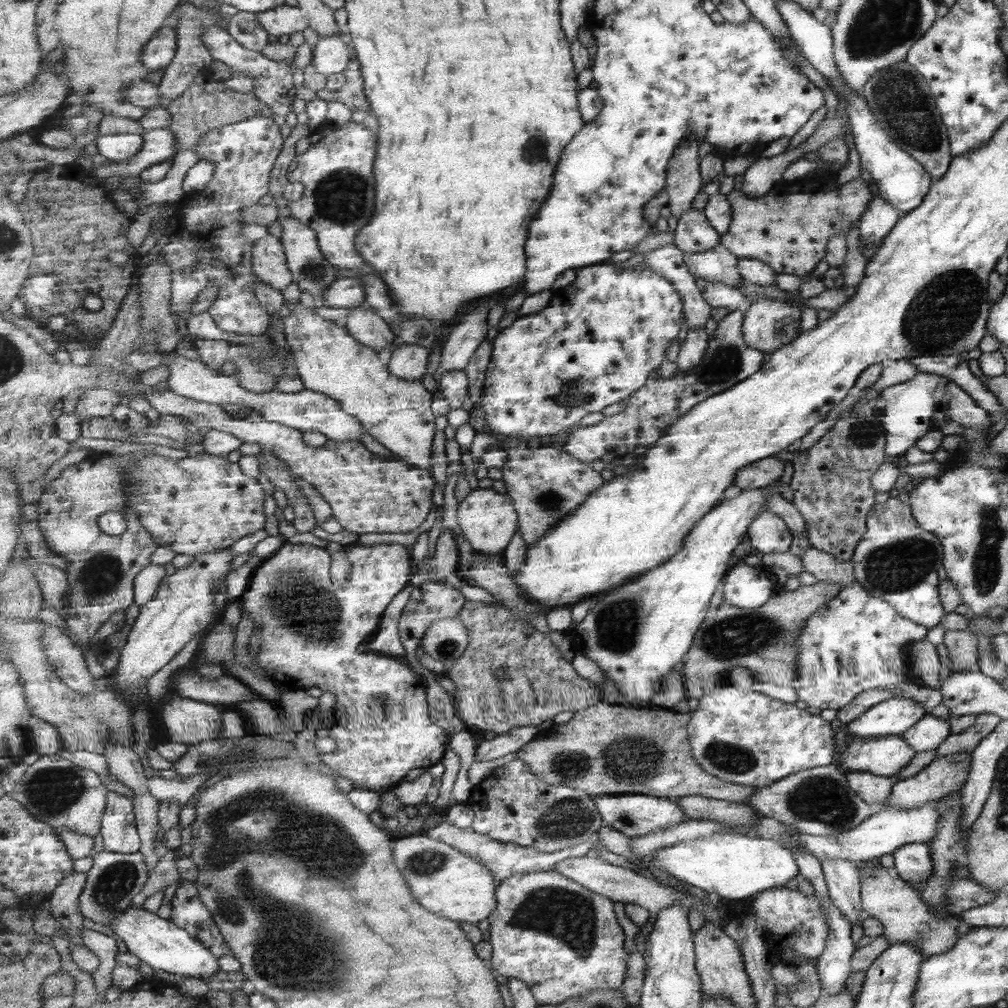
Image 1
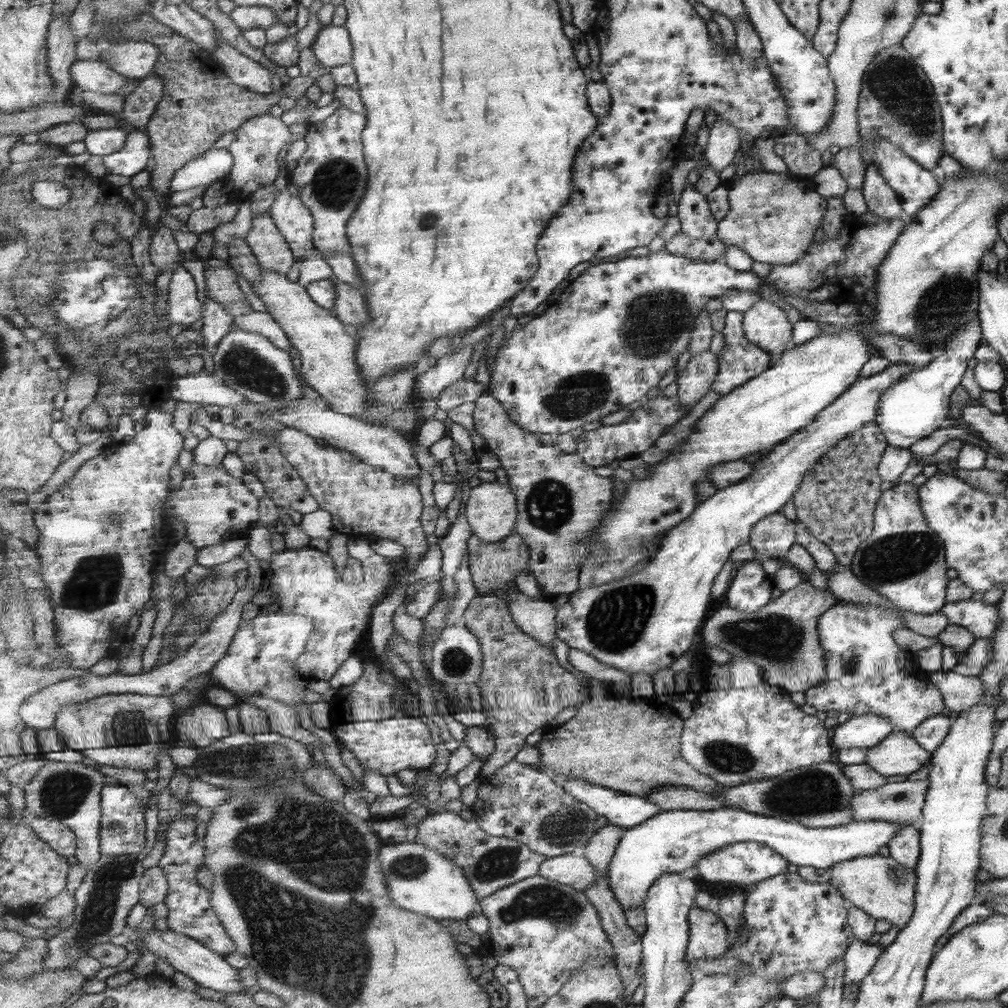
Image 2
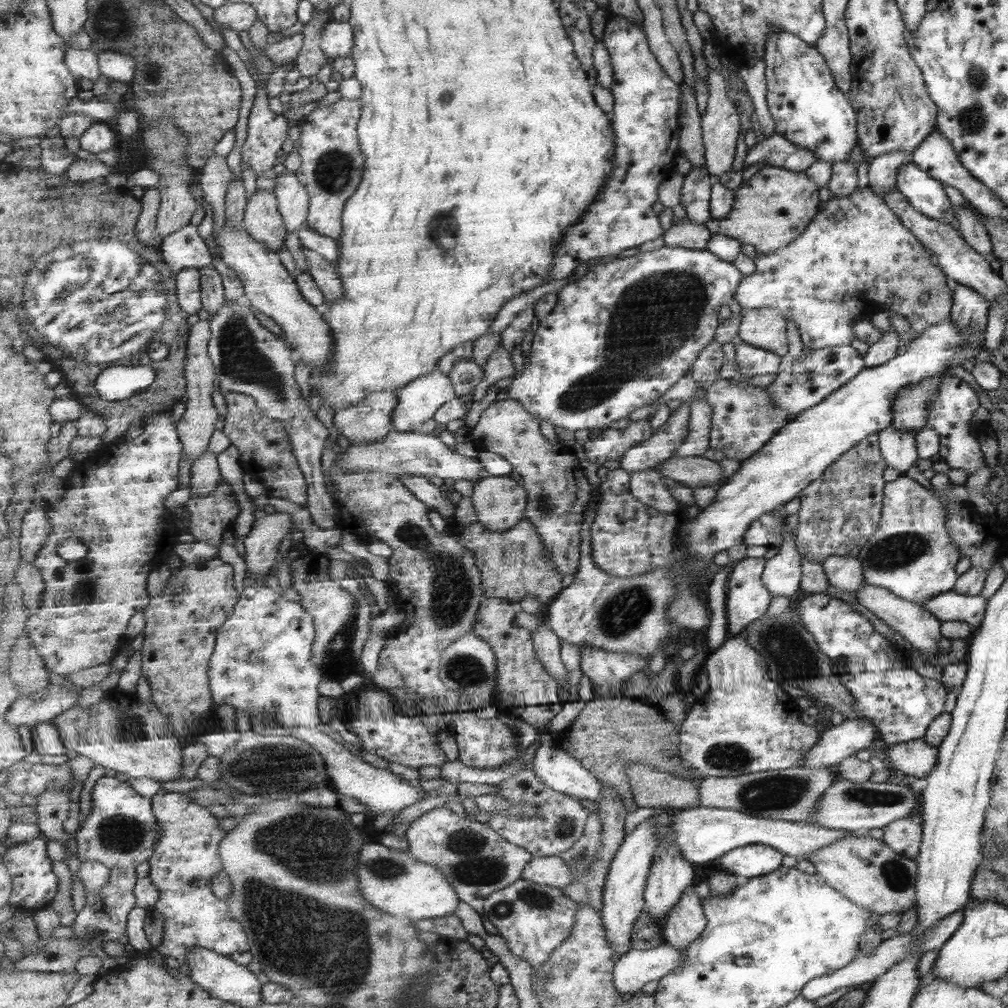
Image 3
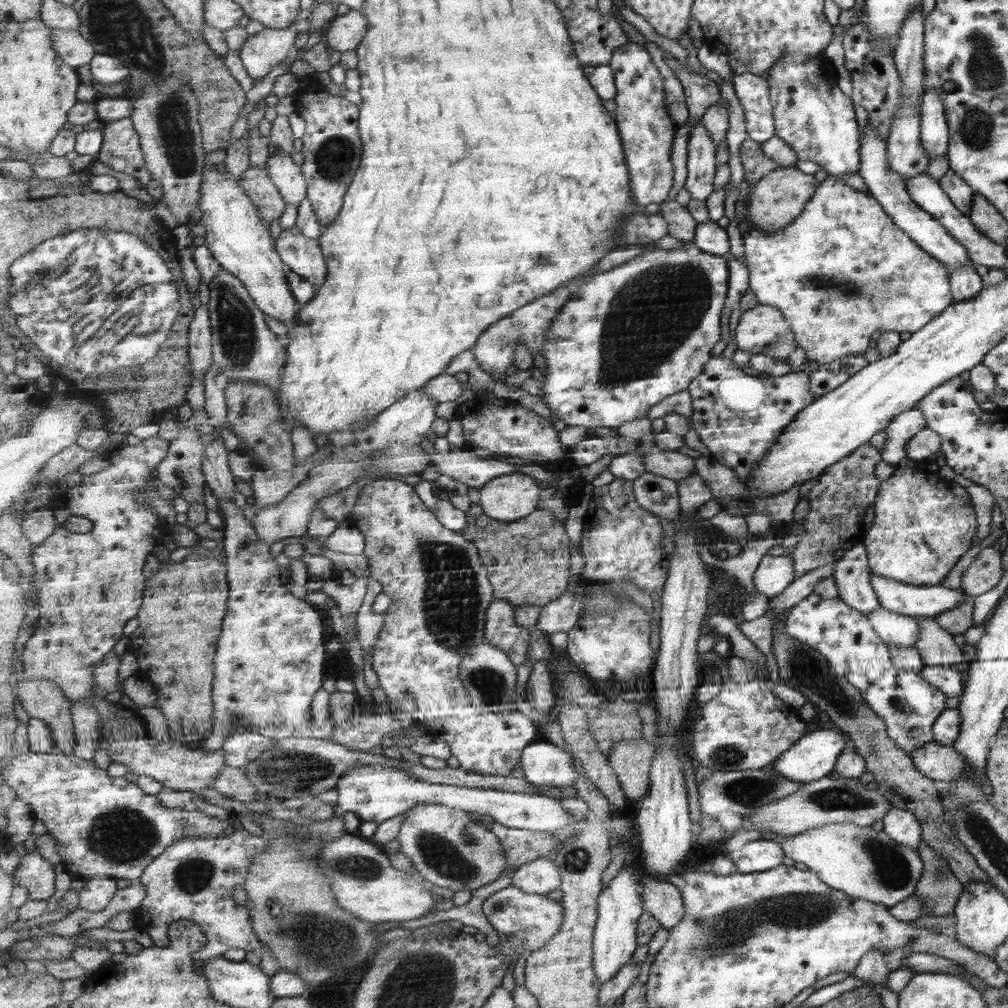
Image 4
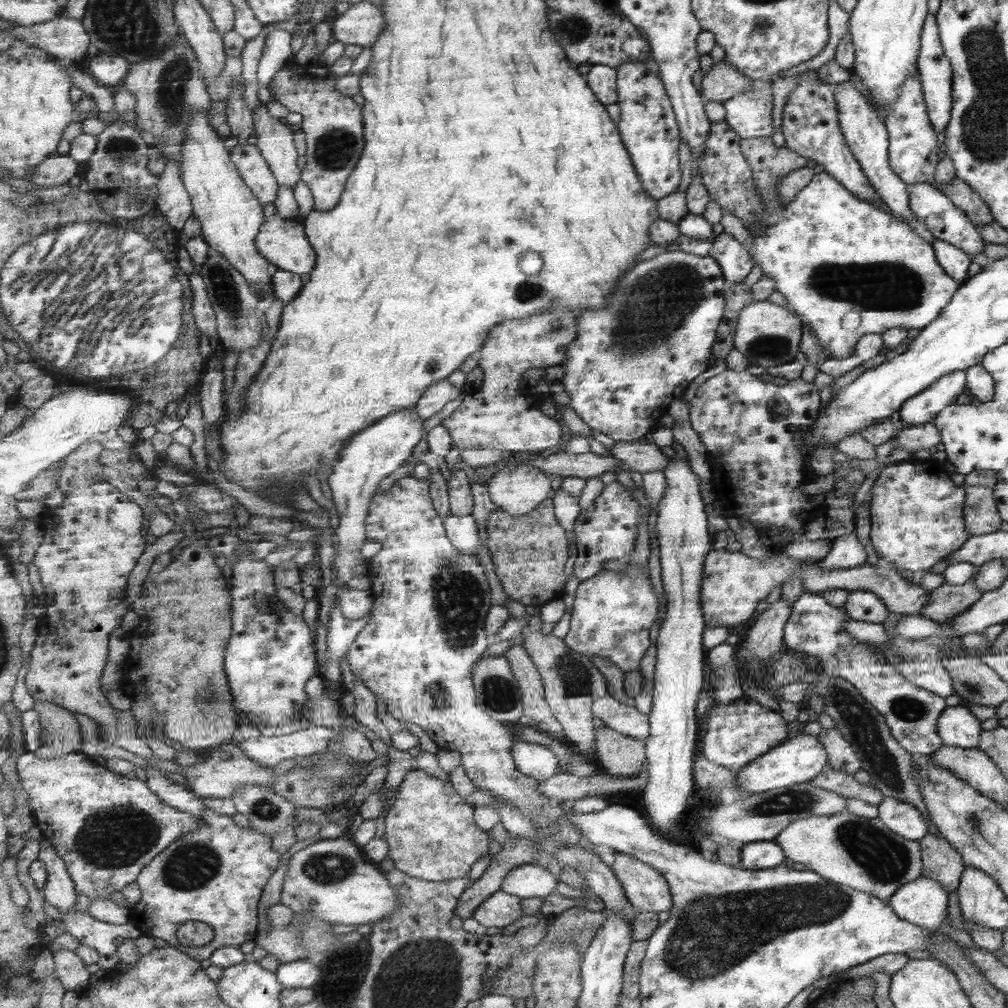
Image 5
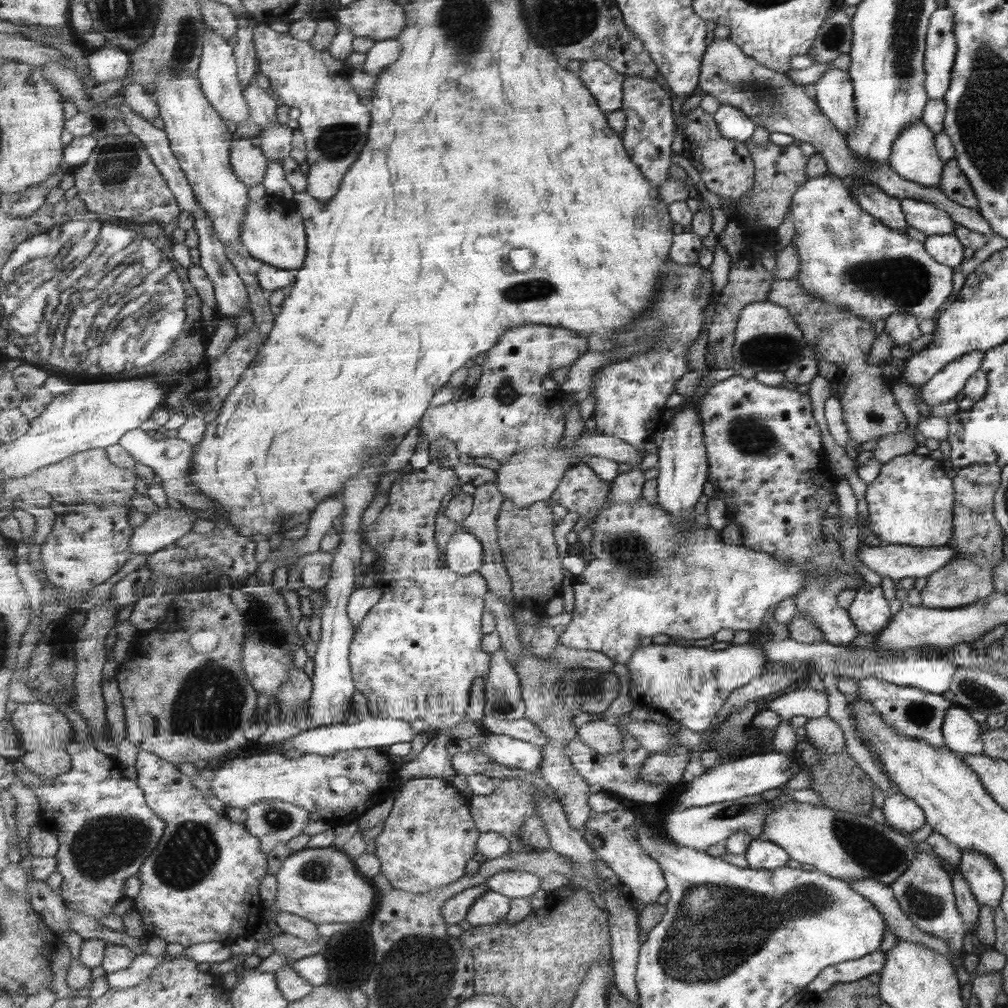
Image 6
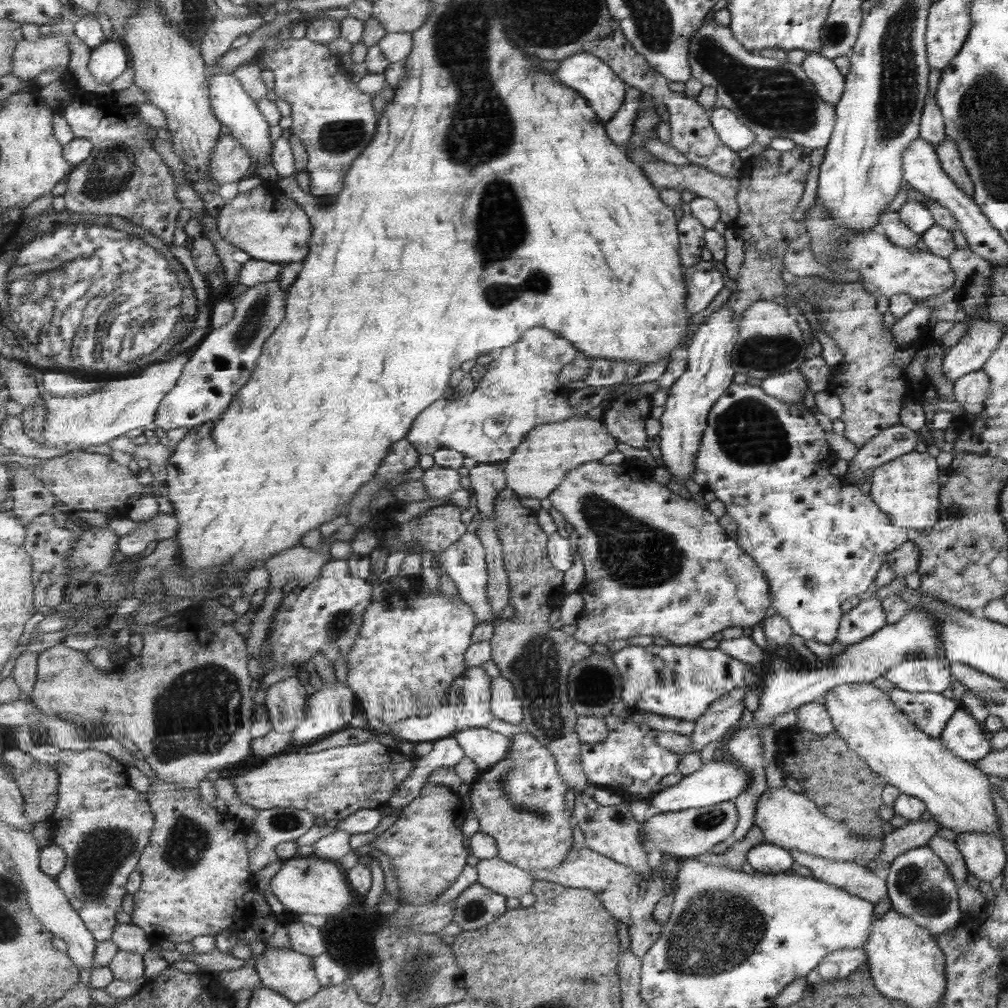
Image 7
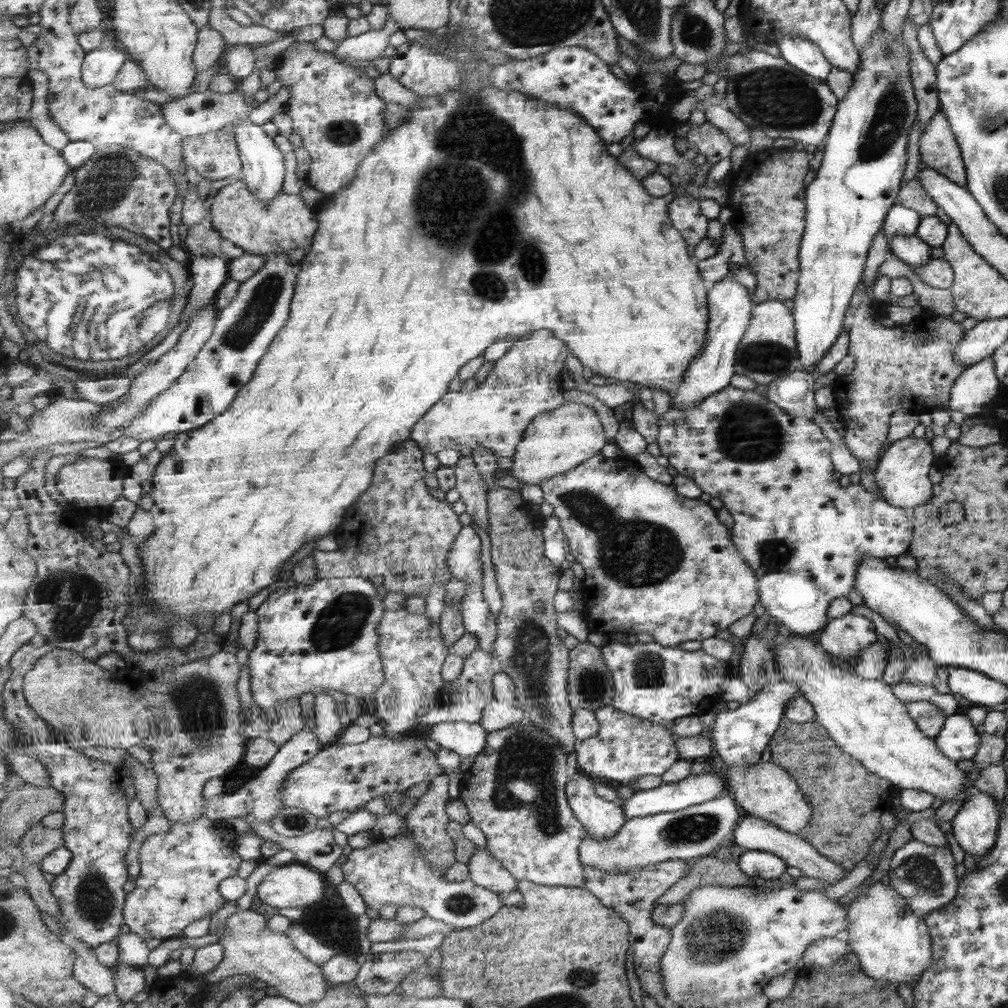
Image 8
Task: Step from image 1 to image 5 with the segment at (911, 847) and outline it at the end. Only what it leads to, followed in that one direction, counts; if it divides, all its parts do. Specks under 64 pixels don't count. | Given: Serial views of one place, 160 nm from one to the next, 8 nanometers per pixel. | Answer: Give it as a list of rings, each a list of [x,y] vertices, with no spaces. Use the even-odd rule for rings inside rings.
[[[883,797],[876,808],[877,818],[903,838],[918,841],[929,833],[920,811],[908,802]]]

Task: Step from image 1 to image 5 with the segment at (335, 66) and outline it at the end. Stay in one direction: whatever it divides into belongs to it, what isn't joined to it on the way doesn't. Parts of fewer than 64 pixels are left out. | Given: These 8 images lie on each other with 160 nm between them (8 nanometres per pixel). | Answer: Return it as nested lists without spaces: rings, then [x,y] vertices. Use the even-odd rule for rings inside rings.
[[[371,2],[352,4],[332,25],[334,40],[346,45],[371,47],[384,33],[388,20],[382,8]]]

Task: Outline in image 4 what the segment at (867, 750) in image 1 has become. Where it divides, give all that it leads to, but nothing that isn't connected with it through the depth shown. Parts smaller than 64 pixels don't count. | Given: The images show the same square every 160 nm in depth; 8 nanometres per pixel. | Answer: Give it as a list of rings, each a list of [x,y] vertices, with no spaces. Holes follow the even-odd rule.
[[[933,741],[907,754],[922,775],[945,784],[956,782],[968,770],[968,764],[953,747]]]

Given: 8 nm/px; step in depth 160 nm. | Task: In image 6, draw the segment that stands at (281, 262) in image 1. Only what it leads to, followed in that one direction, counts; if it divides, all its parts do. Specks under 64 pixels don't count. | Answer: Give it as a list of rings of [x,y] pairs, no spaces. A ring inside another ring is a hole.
[[[235,138],[232,142],[231,164],[235,174],[247,186],[264,181],[269,161],[261,146],[253,146],[248,138]]]

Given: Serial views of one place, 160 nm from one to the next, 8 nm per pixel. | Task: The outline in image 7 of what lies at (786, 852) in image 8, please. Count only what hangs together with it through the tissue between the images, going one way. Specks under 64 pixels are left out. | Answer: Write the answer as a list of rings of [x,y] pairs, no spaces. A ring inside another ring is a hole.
[[[801,851],[788,853],[792,855],[793,862],[809,870],[811,877],[833,887],[840,887],[865,902],[875,905],[887,897],[887,884],[875,876],[875,873],[869,872],[865,866],[851,861],[821,858]]]

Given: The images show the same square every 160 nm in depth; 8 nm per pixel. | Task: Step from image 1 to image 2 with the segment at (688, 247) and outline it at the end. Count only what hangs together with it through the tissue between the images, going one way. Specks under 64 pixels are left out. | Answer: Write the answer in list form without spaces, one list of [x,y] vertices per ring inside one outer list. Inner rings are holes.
[[[689,184],[683,189],[678,203],[677,215],[682,229],[696,239],[718,234],[718,220],[703,195],[696,185]]]

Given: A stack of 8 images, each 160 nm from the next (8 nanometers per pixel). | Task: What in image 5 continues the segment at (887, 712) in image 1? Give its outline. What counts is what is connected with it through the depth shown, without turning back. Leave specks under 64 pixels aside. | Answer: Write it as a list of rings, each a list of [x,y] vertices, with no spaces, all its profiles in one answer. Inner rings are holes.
[[[802,733],[790,738],[770,750],[767,754],[760,756],[756,761],[745,765],[738,773],[738,786],[744,794],[761,794],[769,789],[787,788],[796,785],[821,773],[826,762],[824,747],[820,745],[815,735]]]

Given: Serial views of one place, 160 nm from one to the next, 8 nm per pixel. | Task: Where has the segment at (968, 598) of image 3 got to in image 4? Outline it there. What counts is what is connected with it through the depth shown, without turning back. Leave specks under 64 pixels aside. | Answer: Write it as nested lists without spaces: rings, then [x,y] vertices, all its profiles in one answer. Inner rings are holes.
[[[871,572],[869,582],[881,607],[893,614],[913,618],[935,618],[955,606],[962,597],[960,588],[947,589],[940,584],[915,586]]]

